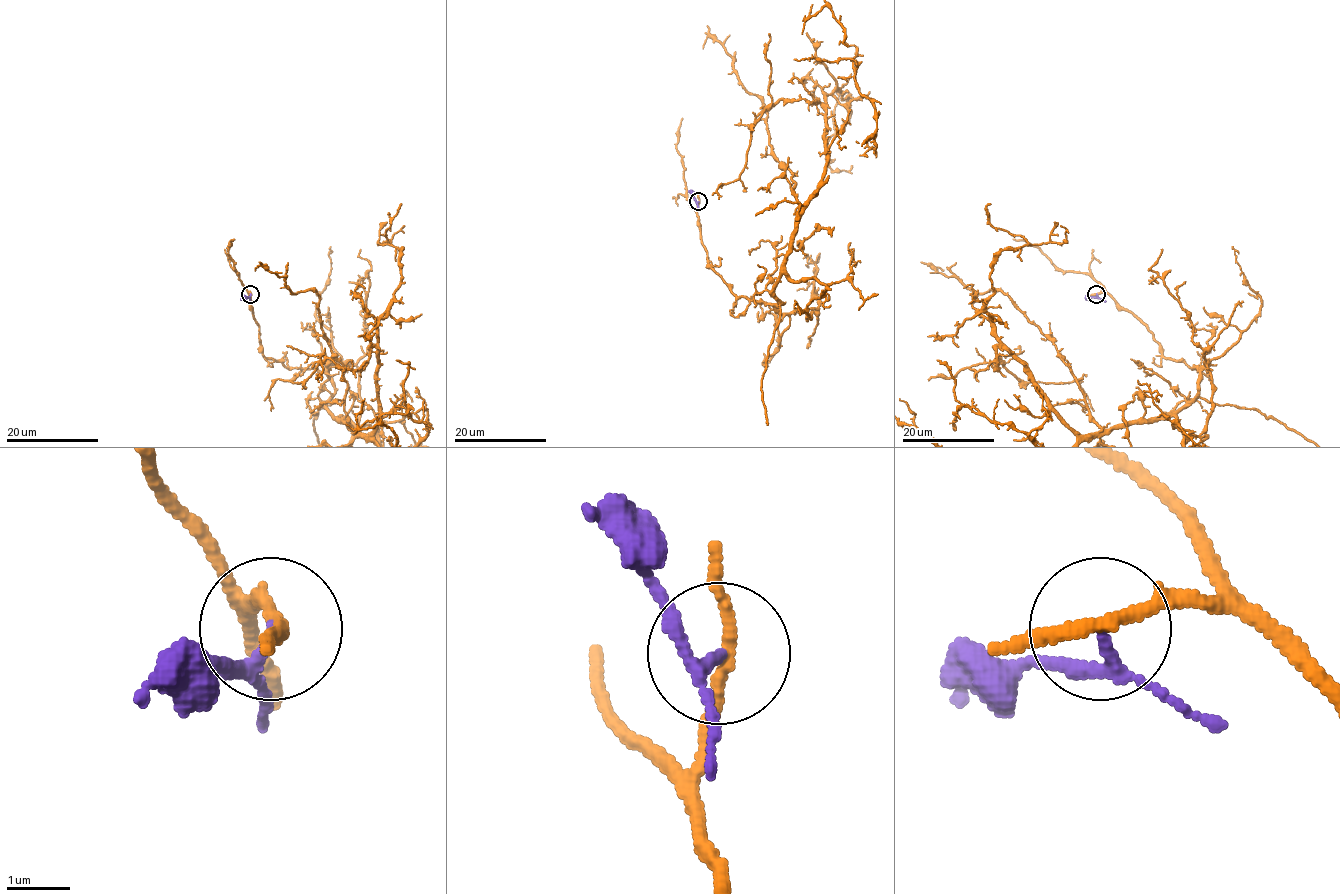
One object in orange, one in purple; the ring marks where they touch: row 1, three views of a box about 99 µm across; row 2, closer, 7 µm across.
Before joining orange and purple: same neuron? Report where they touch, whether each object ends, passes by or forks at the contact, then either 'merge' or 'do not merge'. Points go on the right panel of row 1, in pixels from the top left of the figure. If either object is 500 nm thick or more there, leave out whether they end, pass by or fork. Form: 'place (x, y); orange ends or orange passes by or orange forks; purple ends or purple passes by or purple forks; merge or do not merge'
place (1096, 294); orange passes by; purple passes by; do not merge

